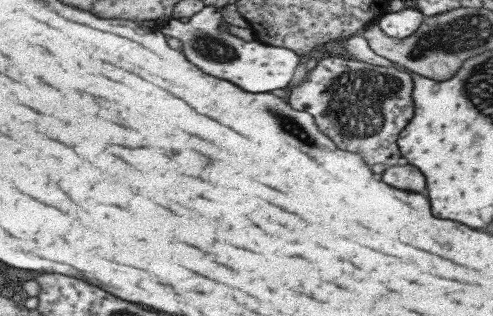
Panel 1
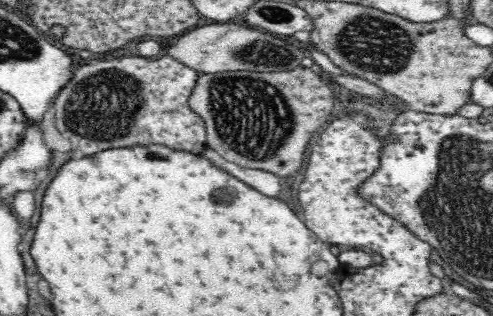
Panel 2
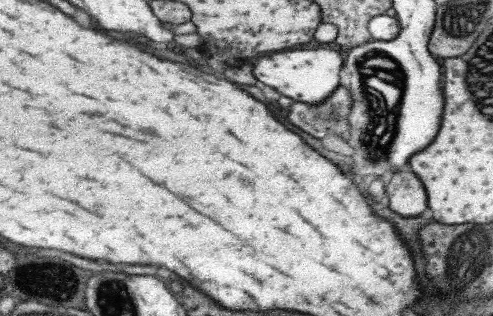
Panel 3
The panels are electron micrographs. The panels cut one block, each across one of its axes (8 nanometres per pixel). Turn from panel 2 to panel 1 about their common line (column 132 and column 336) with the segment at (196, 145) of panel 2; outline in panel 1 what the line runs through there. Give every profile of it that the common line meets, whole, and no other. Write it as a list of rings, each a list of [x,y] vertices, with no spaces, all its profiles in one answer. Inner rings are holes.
[[[321,58],[319,64],[303,76],[303,80],[293,86],[291,106],[295,110],[307,110],[315,116],[319,128],[335,140],[335,144],[341,150],[361,154],[369,166],[373,164],[387,164],[389,168],[395,168],[401,162],[401,150],[399,150],[399,134],[409,126],[415,114],[415,100],[413,100],[413,76],[409,72],[403,72],[401,68],[383,68],[373,66],[369,62],[361,60],[347,60],[347,58]]]

